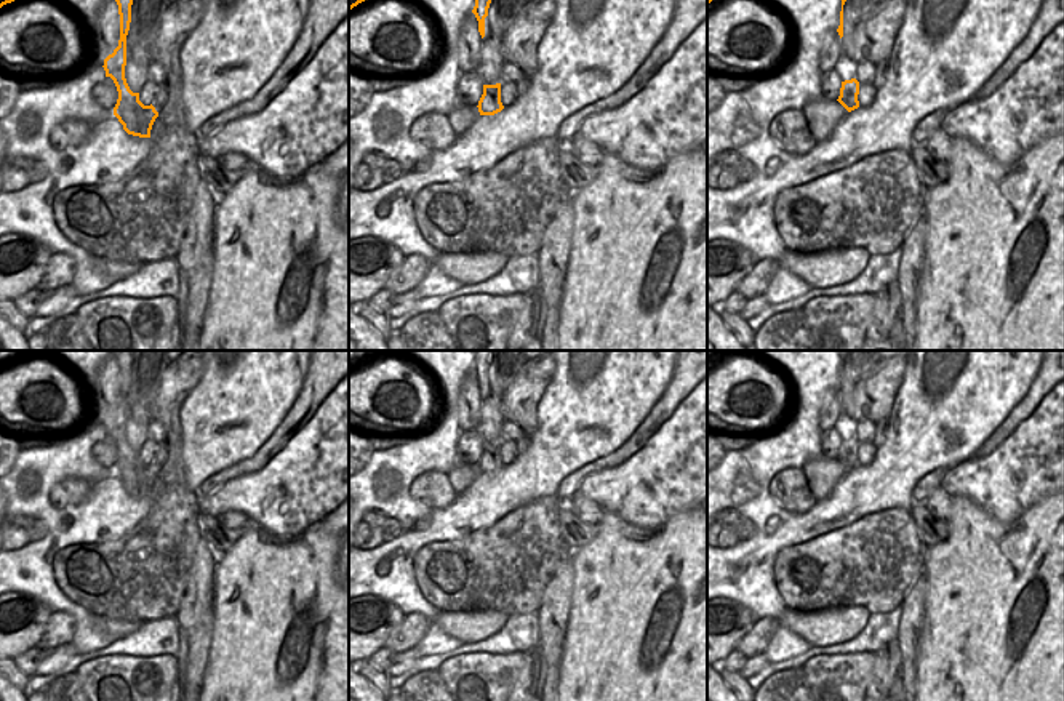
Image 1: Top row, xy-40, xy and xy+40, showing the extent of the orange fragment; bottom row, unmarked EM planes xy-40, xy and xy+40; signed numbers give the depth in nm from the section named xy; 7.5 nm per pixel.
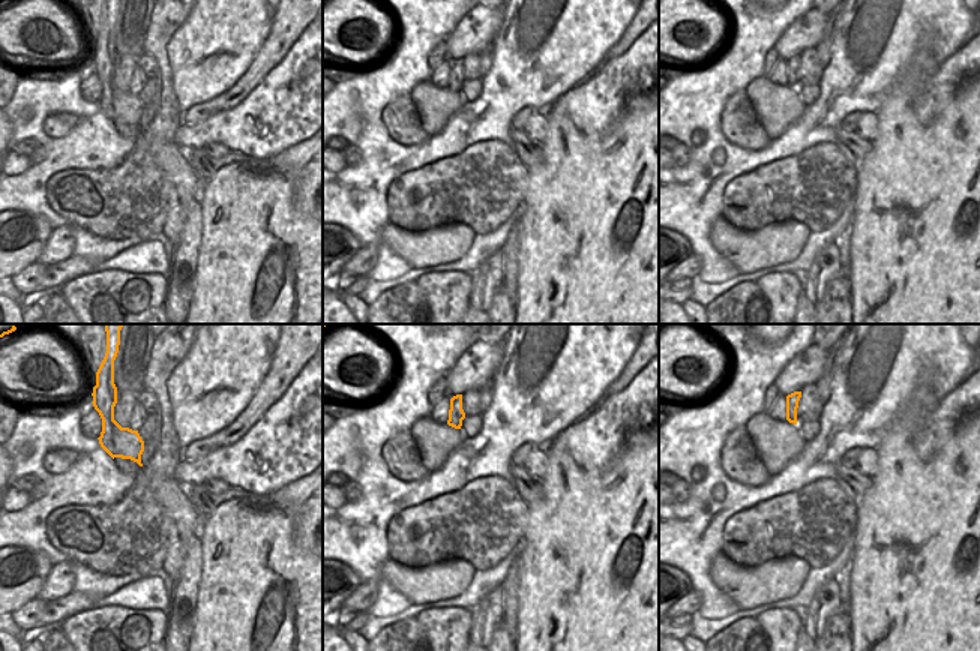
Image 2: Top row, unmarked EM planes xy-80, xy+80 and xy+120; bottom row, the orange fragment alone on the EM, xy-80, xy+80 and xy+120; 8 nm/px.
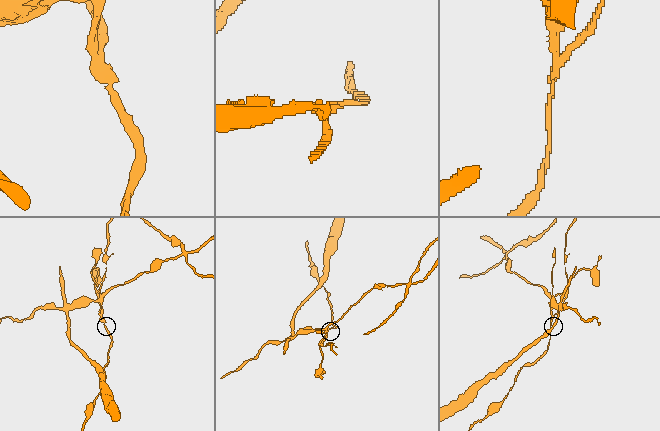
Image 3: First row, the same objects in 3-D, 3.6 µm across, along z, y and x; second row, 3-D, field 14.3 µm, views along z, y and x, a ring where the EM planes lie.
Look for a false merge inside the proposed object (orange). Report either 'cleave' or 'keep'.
cleave

